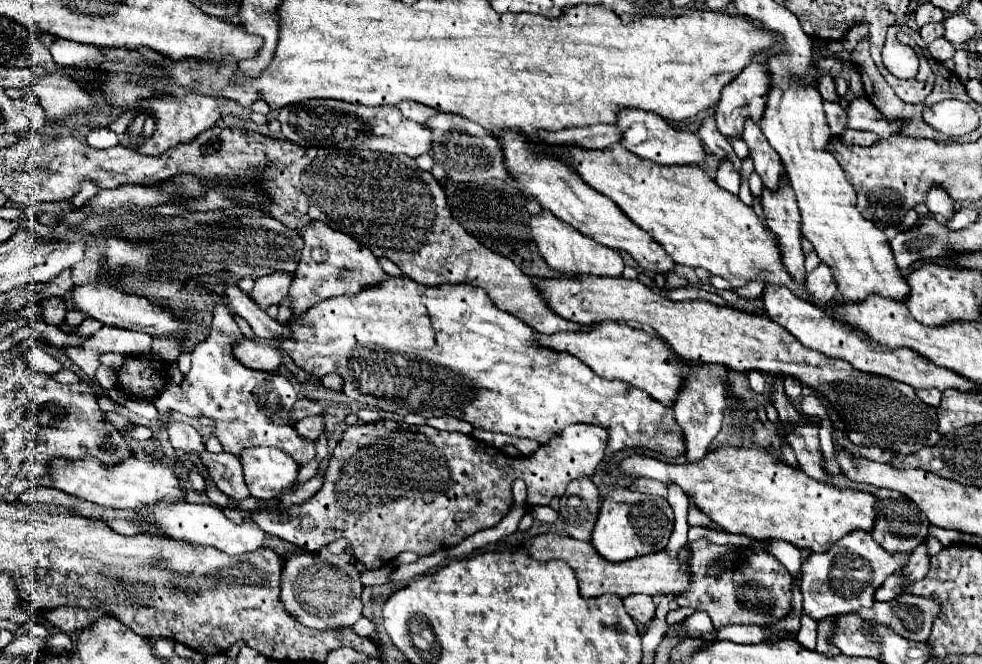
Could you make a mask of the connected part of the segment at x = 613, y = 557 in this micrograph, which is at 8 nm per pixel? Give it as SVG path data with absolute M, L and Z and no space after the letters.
M616 488L602 502L592 532L592 544L598 550L598 554L604 556L606 560L622 562L664 550L672 534L672 528L674 528L674 512L666 502L666 498L632 492L630 488Z

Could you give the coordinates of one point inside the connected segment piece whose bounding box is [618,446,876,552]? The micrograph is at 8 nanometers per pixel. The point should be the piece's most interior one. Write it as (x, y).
(745, 491)

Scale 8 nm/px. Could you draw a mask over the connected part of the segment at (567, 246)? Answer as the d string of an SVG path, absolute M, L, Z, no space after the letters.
M542 210L540 216L532 216L530 226L532 226L534 242L536 242L542 258L546 260L546 264L552 270L558 270L560 274L566 274L572 278L576 278L576 276L622 276L624 260L622 260L620 252L600 246L586 234L578 232L570 224L552 216L548 210Z

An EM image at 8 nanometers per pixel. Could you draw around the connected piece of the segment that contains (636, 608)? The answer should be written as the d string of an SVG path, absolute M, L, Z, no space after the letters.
M626 596L624 606L626 612L640 624L648 624L656 612L656 604L650 596Z

